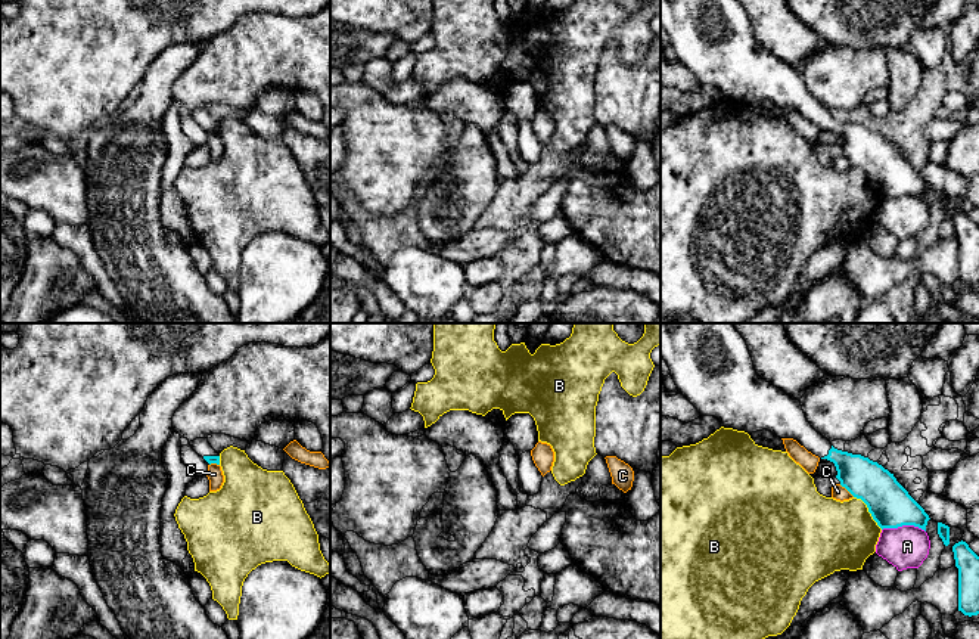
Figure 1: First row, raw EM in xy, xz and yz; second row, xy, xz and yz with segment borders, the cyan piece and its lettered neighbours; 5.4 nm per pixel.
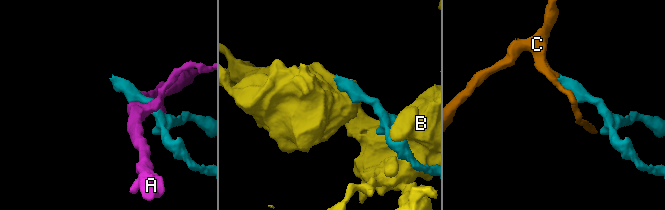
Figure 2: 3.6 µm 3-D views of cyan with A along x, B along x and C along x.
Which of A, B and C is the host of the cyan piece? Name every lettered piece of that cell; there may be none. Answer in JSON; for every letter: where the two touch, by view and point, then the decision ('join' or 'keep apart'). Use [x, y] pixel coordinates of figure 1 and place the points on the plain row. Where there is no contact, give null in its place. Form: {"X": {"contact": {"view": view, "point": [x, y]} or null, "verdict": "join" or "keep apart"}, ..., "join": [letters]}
{"A": {"contact": {"view": "yz", "point": [904, 194]}, "verdict": "keep apart"}, "B": {"contact": {"view": "yz", "point": [869, 180]}, "verdict": "keep apart"}, "C": {"contact": {"view": "yz", "point": [847, 158]}, "verdict": "keep apart"}, "join": []}

